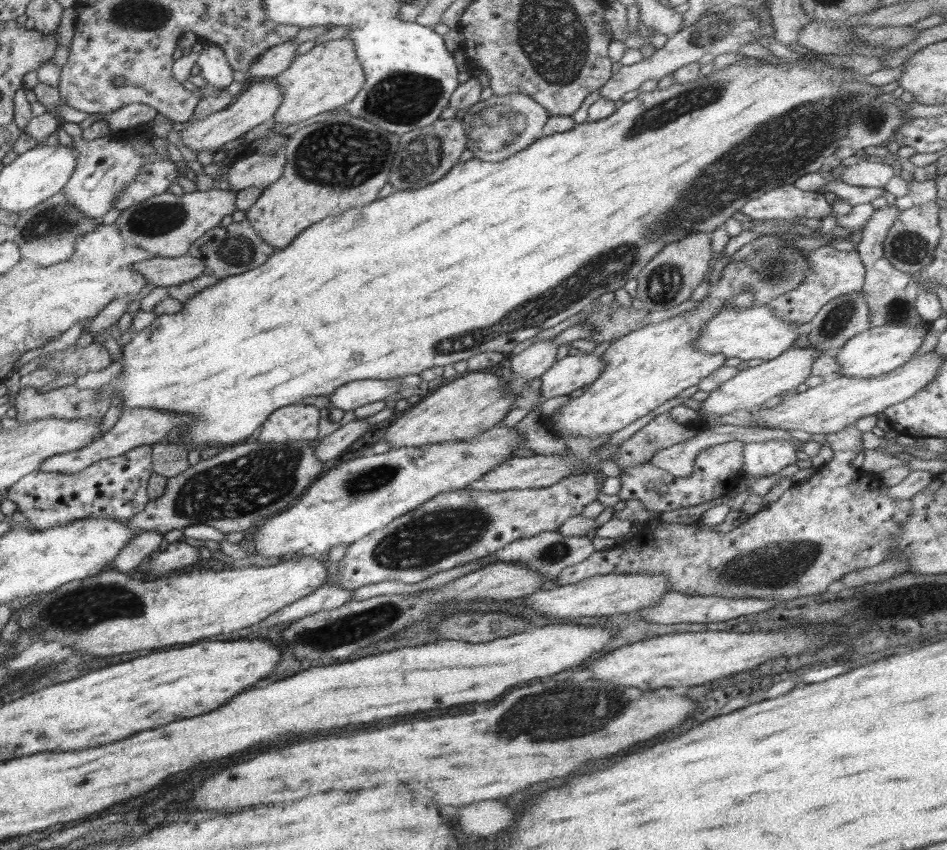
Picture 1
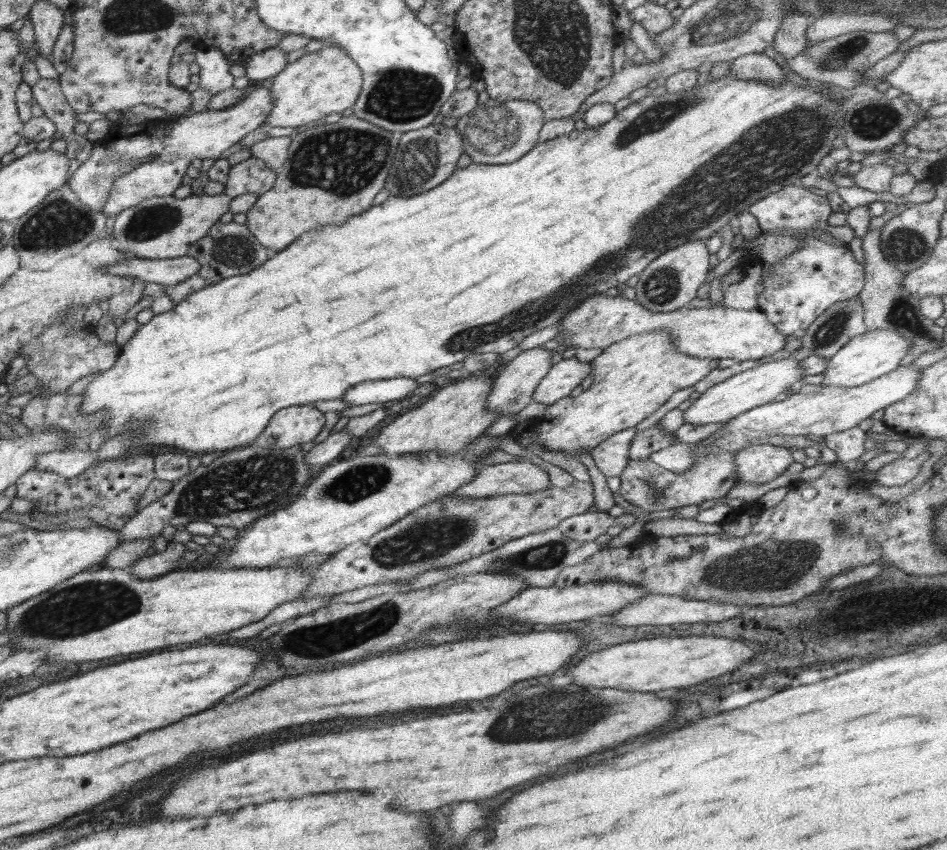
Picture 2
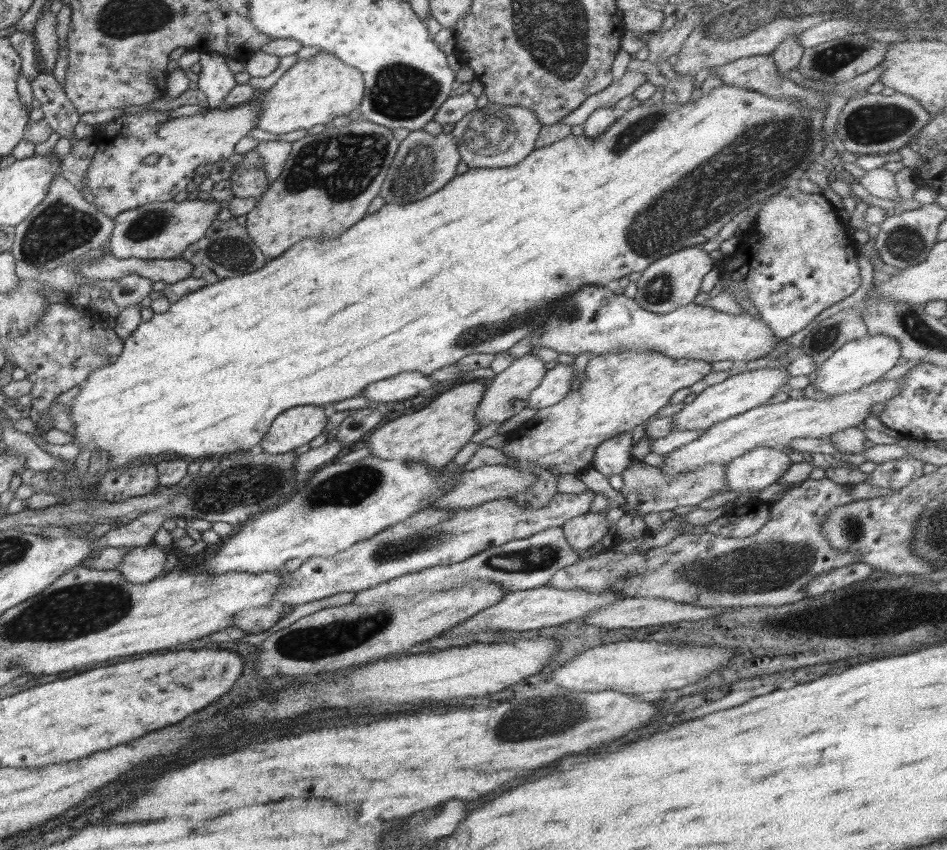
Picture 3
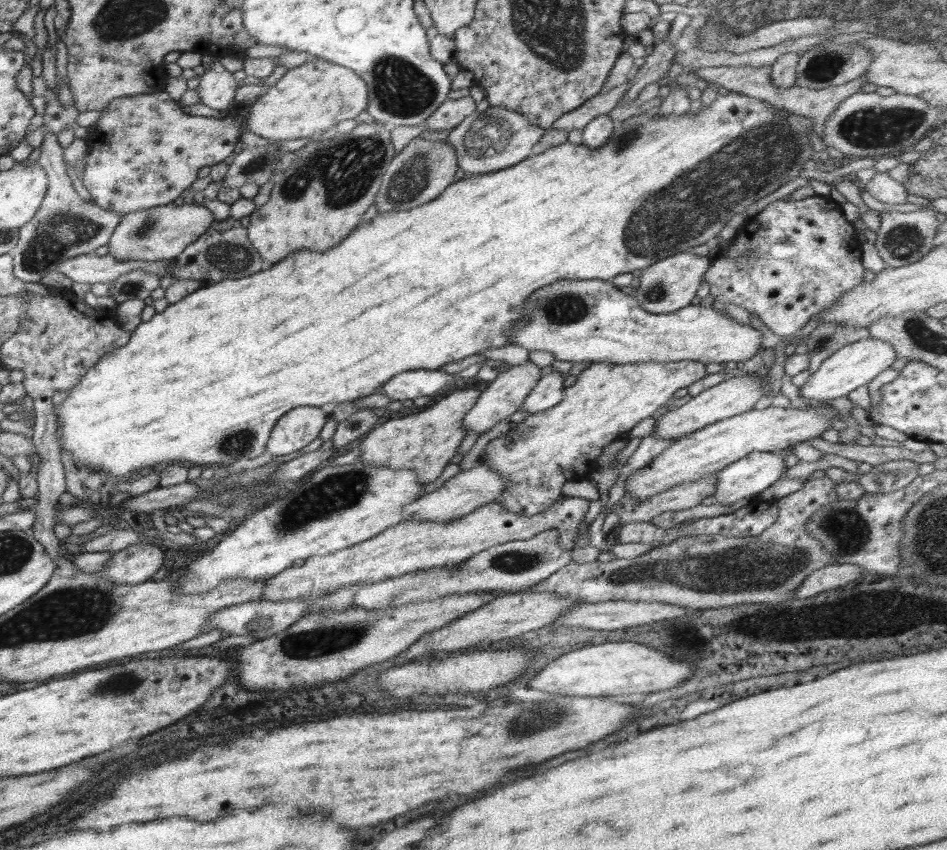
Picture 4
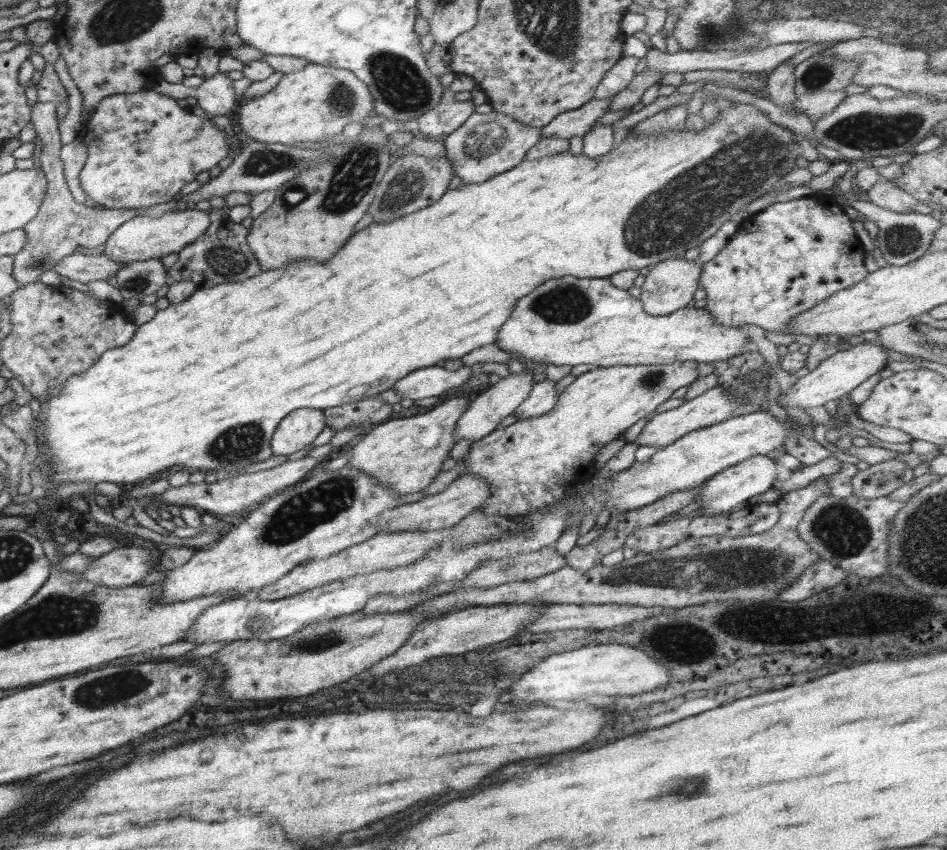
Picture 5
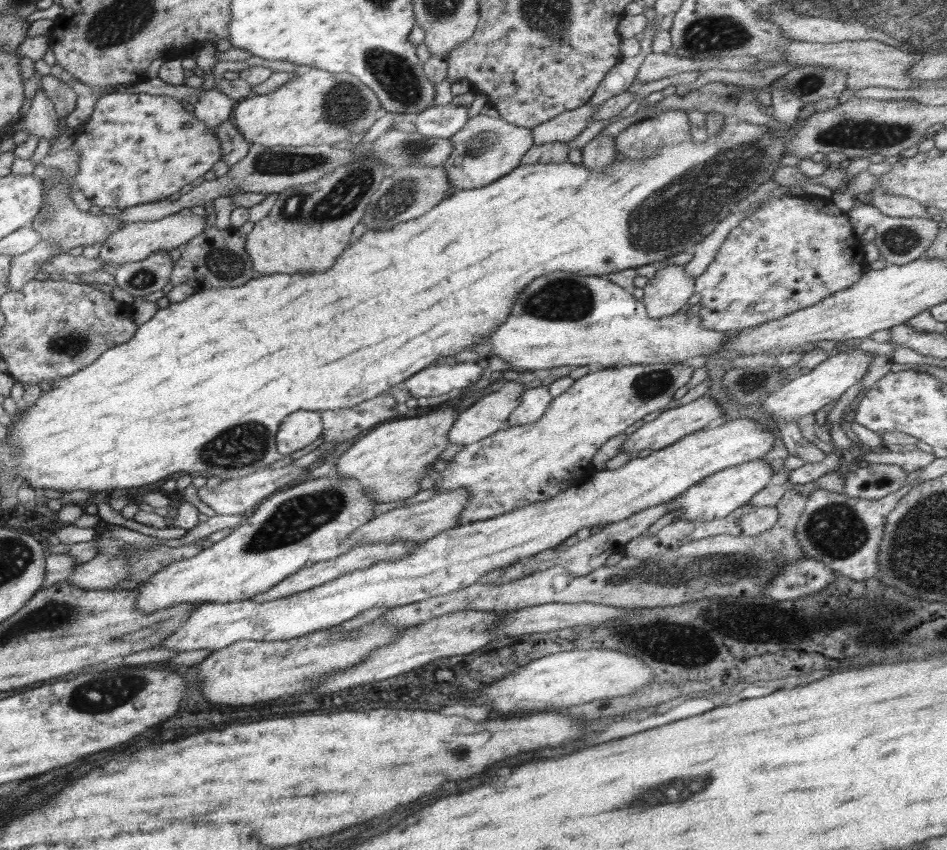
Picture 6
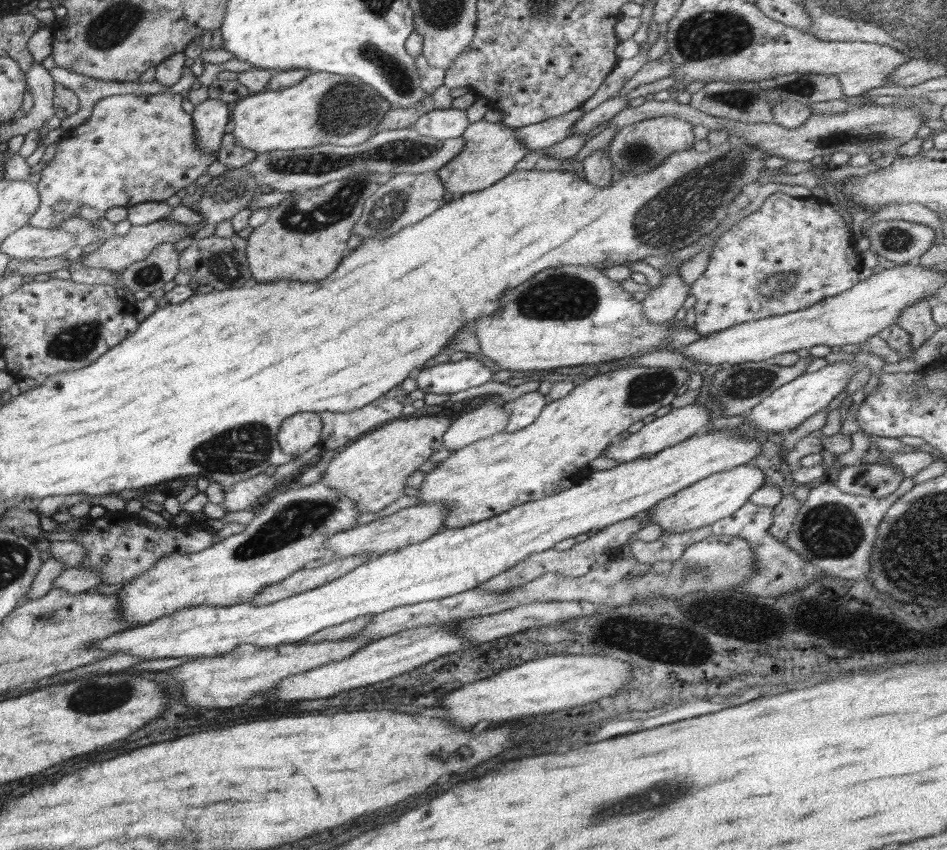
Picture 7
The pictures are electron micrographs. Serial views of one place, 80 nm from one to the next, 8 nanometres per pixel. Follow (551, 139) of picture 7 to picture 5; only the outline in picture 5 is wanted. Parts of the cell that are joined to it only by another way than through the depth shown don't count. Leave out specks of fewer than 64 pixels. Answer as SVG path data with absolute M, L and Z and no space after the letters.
M613 97L602 100L592 99L576 110L563 112L552 122L540 128L541 138L556 135L568 139L572 136L583 137L611 105Z

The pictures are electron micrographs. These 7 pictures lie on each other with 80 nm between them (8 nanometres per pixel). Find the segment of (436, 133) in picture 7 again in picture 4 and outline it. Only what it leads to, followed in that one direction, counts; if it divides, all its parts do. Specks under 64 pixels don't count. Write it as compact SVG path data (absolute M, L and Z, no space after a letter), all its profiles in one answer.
M469 95L458 99L447 98L430 116L425 120L424 126L434 130L448 130L458 126L466 116L472 114L476 109L477 102Z

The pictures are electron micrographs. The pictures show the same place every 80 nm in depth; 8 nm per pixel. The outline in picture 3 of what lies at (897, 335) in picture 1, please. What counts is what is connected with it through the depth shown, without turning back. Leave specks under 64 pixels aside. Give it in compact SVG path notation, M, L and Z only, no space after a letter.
M868 334L842 345L833 356L827 358L817 369L816 381L811 385L816 386L820 392L826 392L828 396L851 393L882 378L882 375L897 365L900 356L901 346L895 338L887 334Z

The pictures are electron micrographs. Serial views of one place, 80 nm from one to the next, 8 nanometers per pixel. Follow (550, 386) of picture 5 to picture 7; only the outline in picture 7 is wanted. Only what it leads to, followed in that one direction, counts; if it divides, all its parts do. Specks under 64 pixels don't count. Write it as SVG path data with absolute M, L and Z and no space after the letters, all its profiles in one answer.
M539 391L526 392L515 400L504 402L503 407L509 414L509 421L503 431L511 433L527 428L540 416L547 402Z

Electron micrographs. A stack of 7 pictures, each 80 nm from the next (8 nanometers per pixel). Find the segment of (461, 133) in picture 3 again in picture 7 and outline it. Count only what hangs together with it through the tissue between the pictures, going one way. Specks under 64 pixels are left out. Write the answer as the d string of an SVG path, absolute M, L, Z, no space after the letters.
M482 119L469 123L461 137L465 140L463 149L436 171L444 188L455 196L478 192L491 184L496 184L515 170L518 162L528 151L525 144L517 137L515 128L503 121L492 123Z

